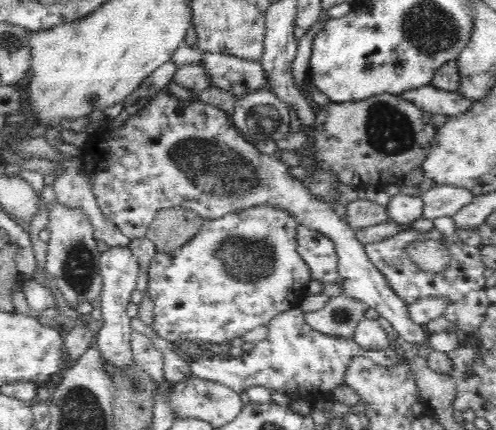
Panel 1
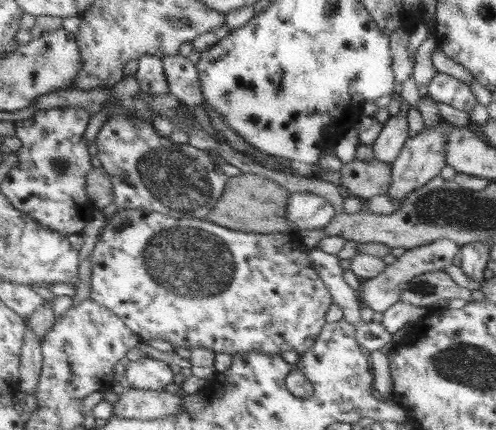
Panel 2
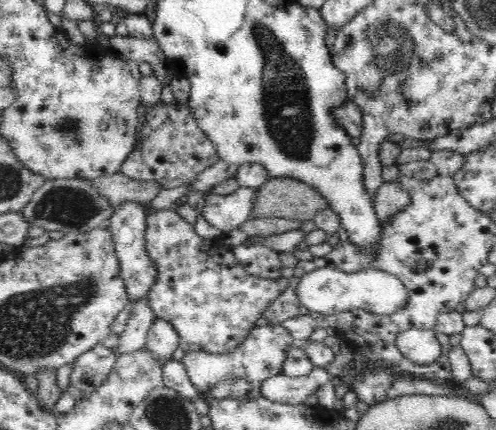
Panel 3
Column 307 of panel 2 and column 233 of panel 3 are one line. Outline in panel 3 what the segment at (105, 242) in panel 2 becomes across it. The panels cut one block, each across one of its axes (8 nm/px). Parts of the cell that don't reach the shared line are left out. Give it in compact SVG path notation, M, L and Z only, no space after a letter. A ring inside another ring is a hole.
M153 209L147 214L145 232L146 256L154 262L154 284L147 291L147 300L154 318L170 321L179 336L179 348L188 352L208 354L230 354L238 349L254 330L254 322L265 316L271 302L288 286L289 279L272 280L250 274L238 262L236 255L222 239L205 240L194 231L194 221L184 220L172 209Z

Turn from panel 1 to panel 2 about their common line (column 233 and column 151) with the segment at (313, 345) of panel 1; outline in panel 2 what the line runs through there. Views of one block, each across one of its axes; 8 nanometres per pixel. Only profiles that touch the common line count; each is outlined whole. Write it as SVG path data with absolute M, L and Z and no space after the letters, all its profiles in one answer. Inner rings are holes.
M143 357L126 366L125 381L132 387L161 390L173 383L173 372L169 365L155 358Z

